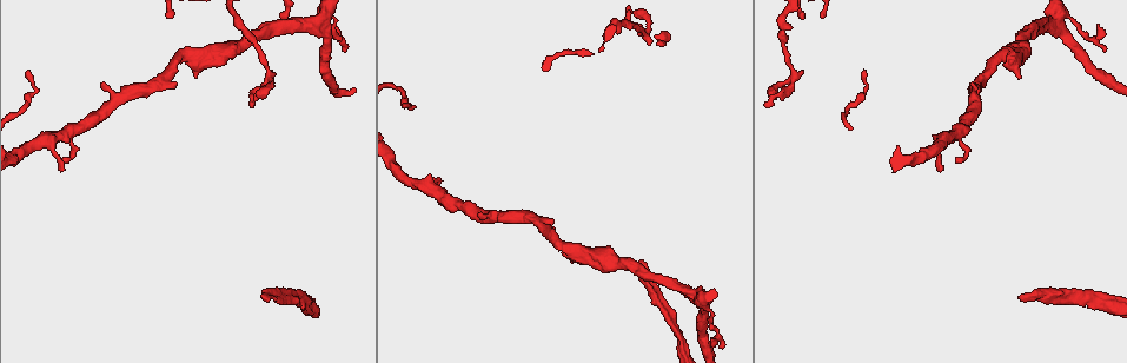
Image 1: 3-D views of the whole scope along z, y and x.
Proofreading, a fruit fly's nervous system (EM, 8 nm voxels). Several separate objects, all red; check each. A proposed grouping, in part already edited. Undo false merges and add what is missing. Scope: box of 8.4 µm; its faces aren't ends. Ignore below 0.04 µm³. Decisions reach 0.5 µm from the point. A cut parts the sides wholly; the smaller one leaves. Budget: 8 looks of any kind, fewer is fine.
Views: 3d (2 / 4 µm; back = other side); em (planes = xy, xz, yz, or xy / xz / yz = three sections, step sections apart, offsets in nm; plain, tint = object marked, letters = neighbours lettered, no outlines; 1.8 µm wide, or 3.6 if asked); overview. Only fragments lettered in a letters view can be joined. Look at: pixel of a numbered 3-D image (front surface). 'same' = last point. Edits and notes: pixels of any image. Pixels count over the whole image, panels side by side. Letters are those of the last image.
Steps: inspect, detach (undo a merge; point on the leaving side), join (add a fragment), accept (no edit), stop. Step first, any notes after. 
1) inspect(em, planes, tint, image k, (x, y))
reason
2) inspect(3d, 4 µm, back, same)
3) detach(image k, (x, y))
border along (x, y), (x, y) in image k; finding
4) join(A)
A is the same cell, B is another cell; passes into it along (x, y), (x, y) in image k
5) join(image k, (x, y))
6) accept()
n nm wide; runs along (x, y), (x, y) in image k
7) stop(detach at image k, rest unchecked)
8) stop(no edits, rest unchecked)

inspect(3d, 2 µm, image 1, (66, 160))
branch stops here

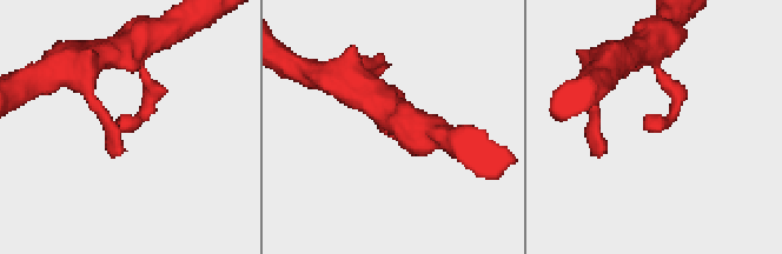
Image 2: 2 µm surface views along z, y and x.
inspect(em, yz, step 16, letters, image 2, (116, 121))
now the EM

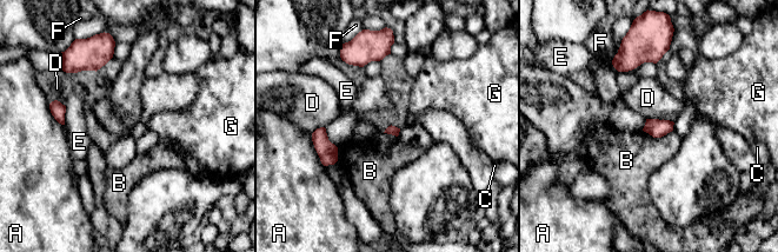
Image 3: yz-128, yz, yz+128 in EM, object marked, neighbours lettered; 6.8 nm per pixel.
inspect(em, planes, letters, same)

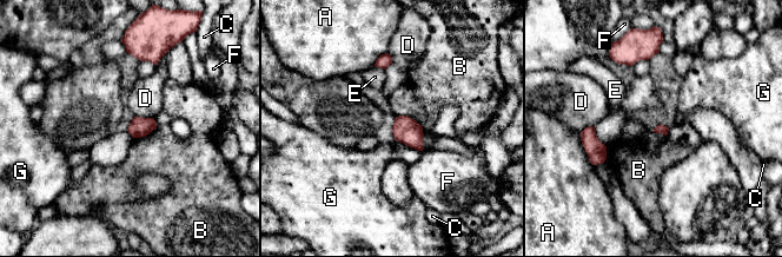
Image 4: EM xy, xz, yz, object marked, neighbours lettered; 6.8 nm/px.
accept()
A, B, C, D, E, F and G are other cells; border along (134, 116), (153, 118) in image 4; no lettered fragment goes on from it

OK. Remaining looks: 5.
inspect(em, xy, step 8, tint, image 1, (1011, 56))
sudden change in width

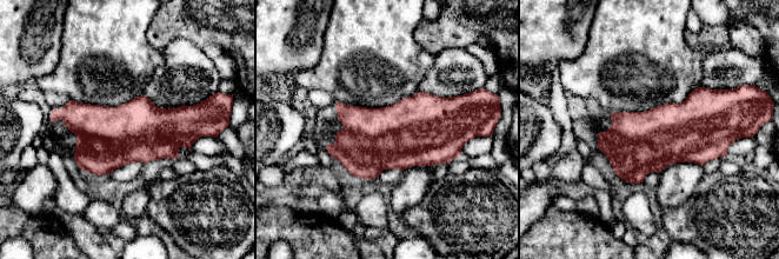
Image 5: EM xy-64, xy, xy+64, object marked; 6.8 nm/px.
inspect(em, planes, tint, same)
cut it another way

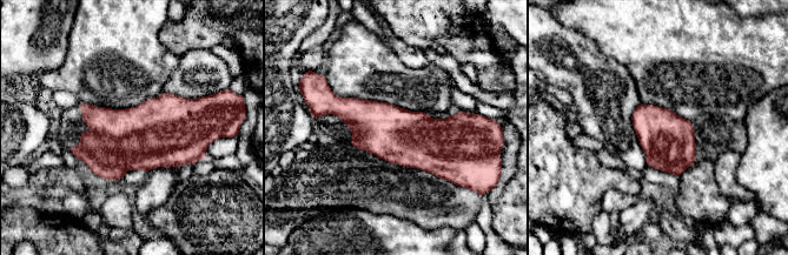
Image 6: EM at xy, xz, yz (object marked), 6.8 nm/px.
inspect(em, planes, letters, same)

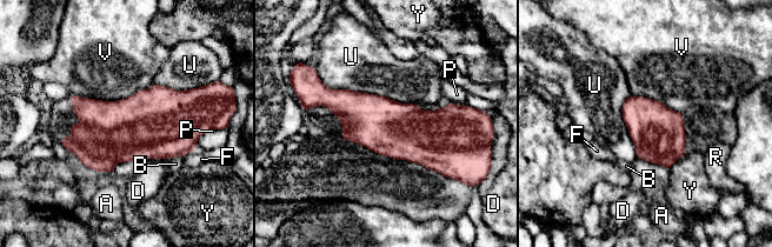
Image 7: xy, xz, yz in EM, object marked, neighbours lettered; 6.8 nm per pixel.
accept()
360 nm wide; A, B, D, F, P, R, U, V and Y are other cells; border along (153, 84), (114, 100), (73, 95) in image 7; continuous, no second neuron

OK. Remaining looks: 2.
inspect(em, xy, step 8, tint, image 1, (1052, 27))
branch point

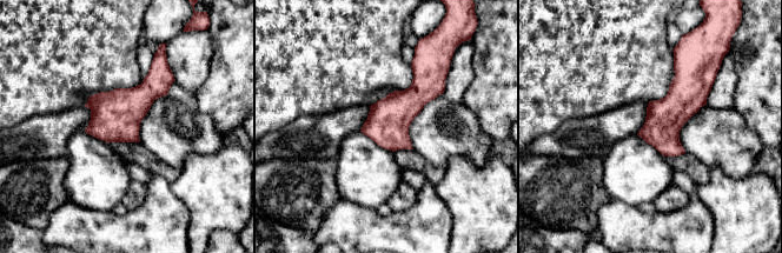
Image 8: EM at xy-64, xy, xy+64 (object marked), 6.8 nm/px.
inspect(em, planes, letters, same)
another direction

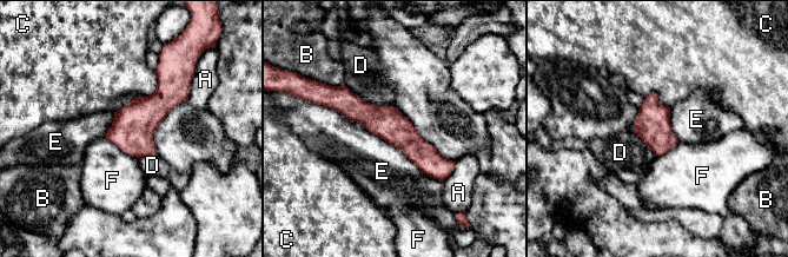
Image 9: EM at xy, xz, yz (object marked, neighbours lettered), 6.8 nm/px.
accept()
A, B, C, D, E and F are other cells; runs along (335, 96), (451, 165) in image 9; all the same neuron

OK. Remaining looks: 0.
stop(no edits, rest unchecked)

